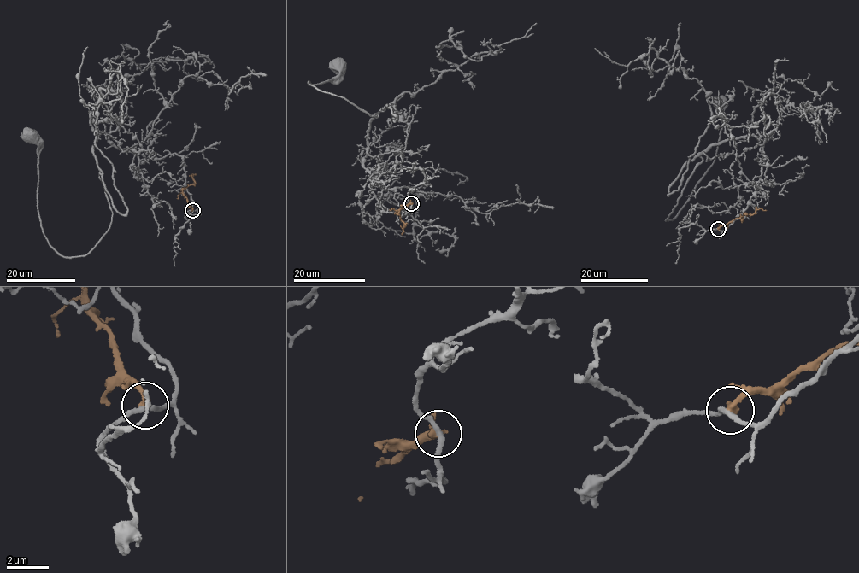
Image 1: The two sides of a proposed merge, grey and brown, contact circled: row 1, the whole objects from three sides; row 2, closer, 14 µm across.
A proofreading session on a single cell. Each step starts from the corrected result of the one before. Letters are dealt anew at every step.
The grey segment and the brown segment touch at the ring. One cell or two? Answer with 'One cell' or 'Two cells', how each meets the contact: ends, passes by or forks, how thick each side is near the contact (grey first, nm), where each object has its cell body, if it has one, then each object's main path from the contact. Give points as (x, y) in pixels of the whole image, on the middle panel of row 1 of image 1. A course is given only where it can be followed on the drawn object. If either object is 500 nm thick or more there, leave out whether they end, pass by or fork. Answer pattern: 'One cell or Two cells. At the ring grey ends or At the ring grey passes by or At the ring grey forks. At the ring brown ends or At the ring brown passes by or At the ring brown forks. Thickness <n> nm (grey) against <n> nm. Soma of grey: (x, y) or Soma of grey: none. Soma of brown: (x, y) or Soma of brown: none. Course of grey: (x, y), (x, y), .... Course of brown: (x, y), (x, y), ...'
Two cells. At the ring grey passes by. At the ring brown ends. Thickness 240 nm (grey) against 320 nm. Soma of grey: (338, 66). Soma of brown: none. Course of grey: (411, 203), (411, 213), (385, 207), (364, 168), (369, 122), (381, 111), (308, 82), (338, 68). Course of brown: (411, 203), (398, 212), (405, 225), (402, 235)

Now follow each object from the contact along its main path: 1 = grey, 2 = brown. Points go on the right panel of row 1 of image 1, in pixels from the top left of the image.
1: (718, 229), (768, 184), (756, 137), (730, 137), (702, 154), (666, 220), (714, 160), (720, 106)
2: (718, 229), (743, 215), (753, 214), (760, 208), (766, 210)

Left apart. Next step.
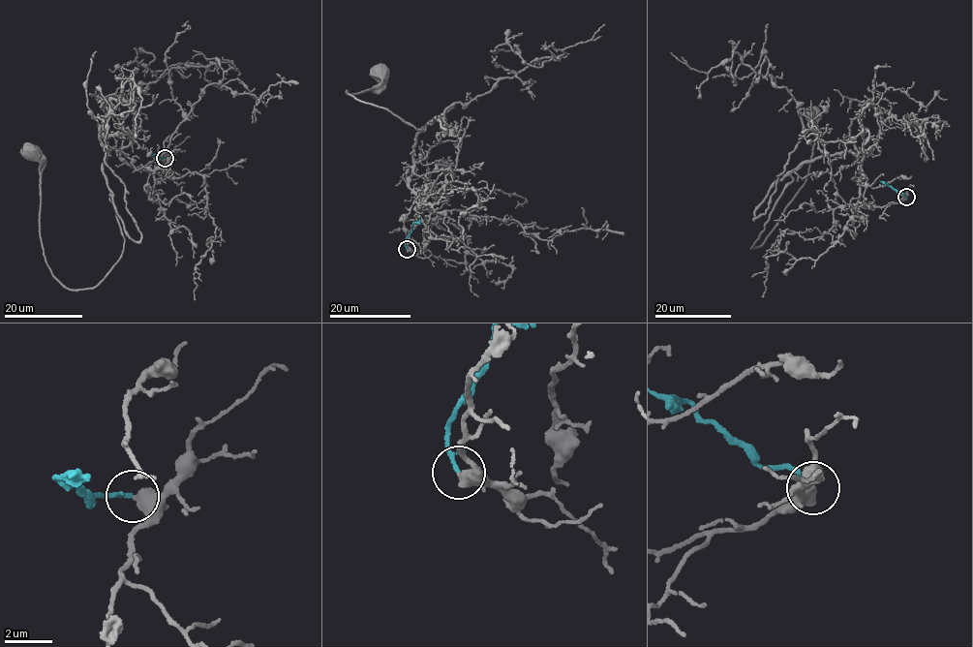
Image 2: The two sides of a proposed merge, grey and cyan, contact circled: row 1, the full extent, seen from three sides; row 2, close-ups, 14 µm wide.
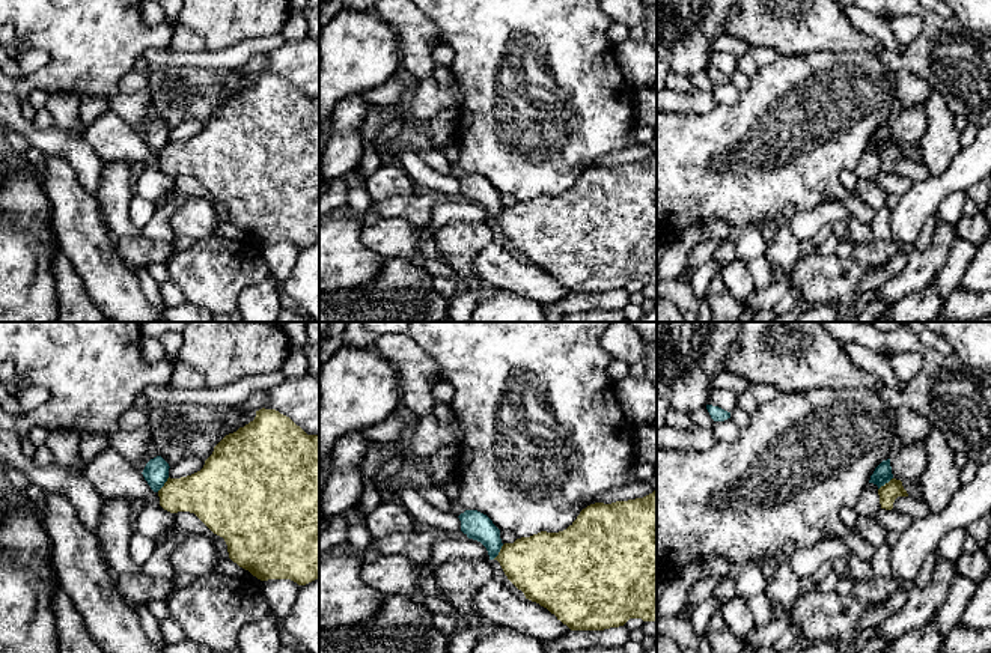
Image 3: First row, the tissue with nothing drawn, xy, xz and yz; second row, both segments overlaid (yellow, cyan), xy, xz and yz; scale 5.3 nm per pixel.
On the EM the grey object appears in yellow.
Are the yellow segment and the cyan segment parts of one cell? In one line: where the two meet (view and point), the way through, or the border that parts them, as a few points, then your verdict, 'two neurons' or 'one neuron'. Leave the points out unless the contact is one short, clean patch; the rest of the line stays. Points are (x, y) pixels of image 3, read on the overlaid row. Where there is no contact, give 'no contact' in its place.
contact xy (164, 485); border xy (169, 477), (157, 491); two neurons

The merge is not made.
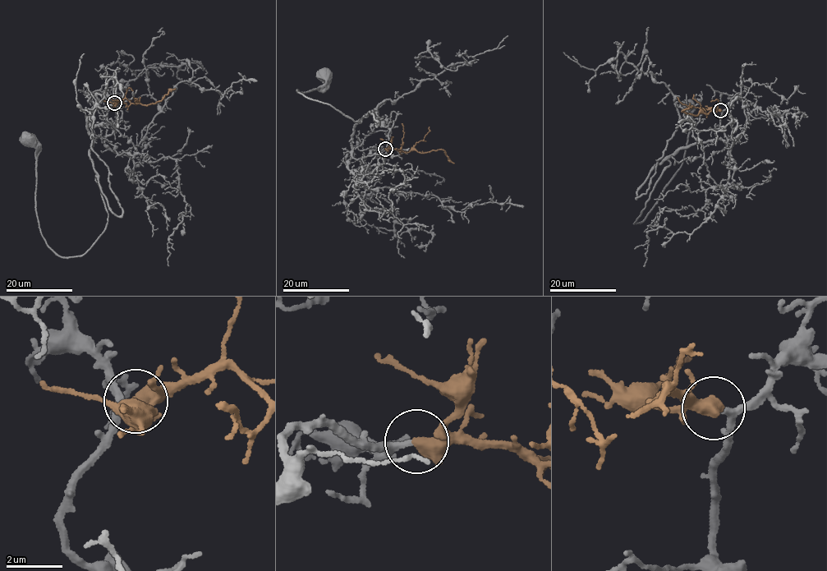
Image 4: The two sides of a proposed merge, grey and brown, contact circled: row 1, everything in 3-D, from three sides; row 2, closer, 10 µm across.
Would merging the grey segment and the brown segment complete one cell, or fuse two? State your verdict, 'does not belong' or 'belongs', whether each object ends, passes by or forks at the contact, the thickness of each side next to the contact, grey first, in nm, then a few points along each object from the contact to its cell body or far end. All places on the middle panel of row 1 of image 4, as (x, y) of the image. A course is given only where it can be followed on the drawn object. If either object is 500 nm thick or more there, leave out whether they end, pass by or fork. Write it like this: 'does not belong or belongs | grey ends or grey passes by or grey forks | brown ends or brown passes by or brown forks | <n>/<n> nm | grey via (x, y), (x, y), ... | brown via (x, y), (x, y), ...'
belongs | 160/550 nm | grey via (385, 149), (353, 157), (364, 117), (297, 90), (323, 77) | brown via (385, 149), (408, 153), (414, 149), (421, 153), (442, 149), (454, 163)

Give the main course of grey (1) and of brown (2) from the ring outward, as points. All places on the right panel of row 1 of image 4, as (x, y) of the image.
1: (720, 110), (726, 145), (714, 138), (697, 141), (668, 158), (634, 223), (644, 220), (682, 163), (688, 109)
2: (720, 110), (715, 108), (696, 116), (682, 112), (691, 107)

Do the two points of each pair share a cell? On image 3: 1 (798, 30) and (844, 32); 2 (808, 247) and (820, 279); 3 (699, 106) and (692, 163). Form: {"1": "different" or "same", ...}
{"1": "same", "2": "different", "3": "different"}

